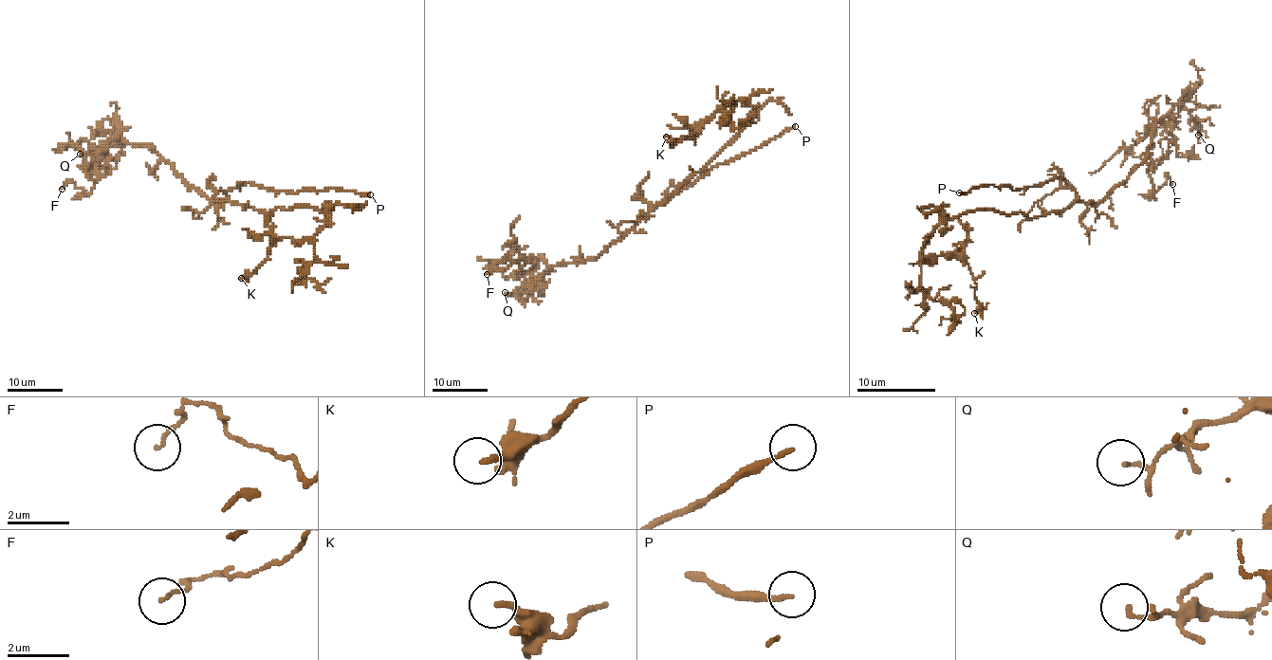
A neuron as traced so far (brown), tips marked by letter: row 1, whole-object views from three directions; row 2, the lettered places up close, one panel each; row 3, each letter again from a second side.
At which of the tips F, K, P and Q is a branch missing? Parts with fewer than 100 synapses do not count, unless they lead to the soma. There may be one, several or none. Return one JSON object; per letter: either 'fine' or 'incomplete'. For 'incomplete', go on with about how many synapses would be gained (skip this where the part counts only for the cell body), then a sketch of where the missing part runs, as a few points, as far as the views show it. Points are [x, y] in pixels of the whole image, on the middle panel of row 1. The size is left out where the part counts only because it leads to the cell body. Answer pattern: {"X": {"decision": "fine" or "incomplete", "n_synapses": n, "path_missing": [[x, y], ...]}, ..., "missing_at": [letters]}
{"F": {"decision": "fine"}, "K": {"decision": "fine"}, "P": {"decision": "incomplete"}, "Q": {"decision": "fine"}, "missing_at": ["P"]}

